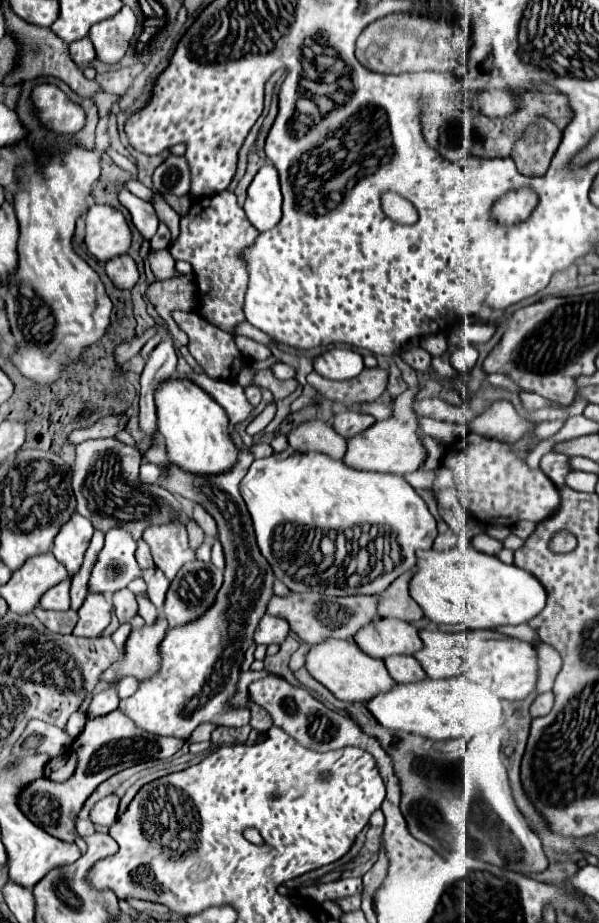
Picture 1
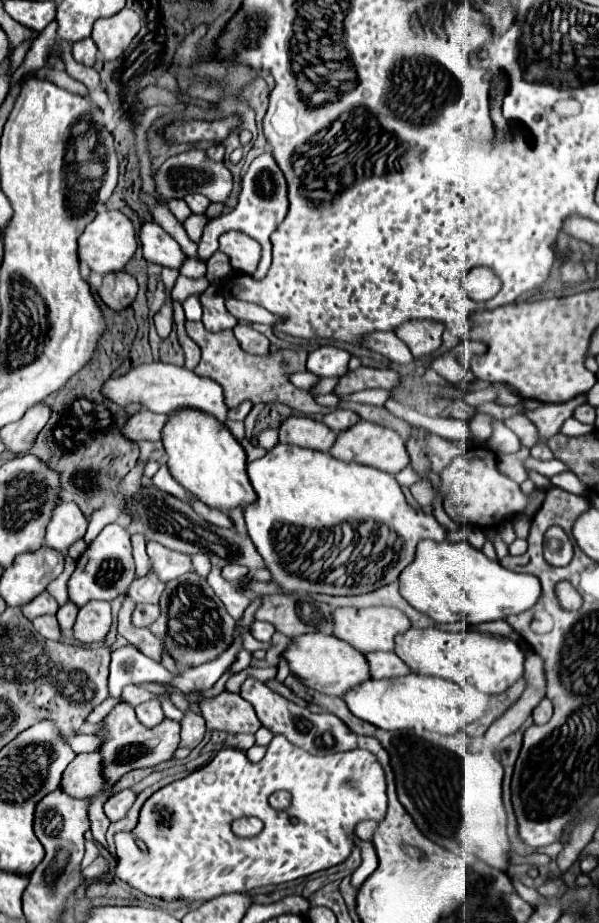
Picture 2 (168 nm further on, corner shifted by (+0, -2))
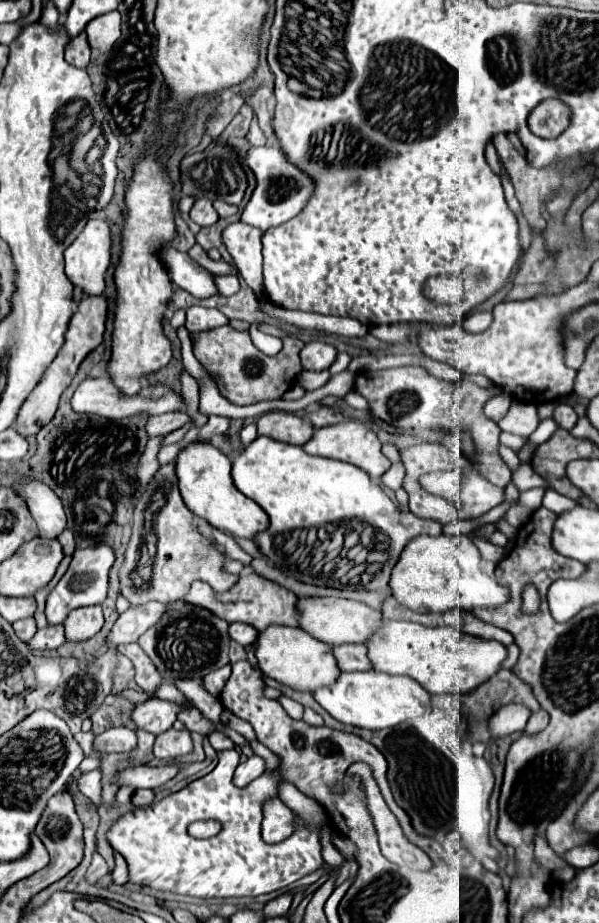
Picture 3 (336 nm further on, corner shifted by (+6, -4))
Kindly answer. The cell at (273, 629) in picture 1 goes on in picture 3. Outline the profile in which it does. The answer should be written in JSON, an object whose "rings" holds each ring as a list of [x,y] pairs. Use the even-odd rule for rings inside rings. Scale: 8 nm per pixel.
{"rings":[[[230,623],[228,625],[228,635],[230,635],[230,639],[234,639],[236,643],[246,647],[246,645],[252,645],[256,641],[258,631],[254,627],[246,625],[246,623]]]}

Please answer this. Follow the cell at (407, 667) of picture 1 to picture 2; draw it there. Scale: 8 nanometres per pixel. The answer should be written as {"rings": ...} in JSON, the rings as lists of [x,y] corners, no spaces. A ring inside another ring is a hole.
{"rings":[[[372,653],[366,655],[366,659],[370,663],[372,679],[392,679],[410,673],[408,665],[402,663],[396,653]]]}

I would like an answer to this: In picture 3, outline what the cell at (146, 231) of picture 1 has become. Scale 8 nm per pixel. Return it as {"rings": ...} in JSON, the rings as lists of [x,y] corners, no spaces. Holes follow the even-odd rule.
{"rings":[[[166,247],[162,249],[162,261],[166,261],[172,281],[184,291],[188,291],[192,297],[206,301],[218,295],[218,287],[214,281],[216,275],[198,265],[188,253],[180,253],[174,247]]]}

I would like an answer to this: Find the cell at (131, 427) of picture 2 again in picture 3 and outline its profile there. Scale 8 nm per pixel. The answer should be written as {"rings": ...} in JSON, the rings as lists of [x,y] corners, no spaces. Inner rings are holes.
{"rings":[[[172,411],[172,413],[164,413],[164,415],[154,415],[148,419],[146,431],[150,437],[156,435],[168,435],[180,427],[184,427],[188,421],[192,421],[184,411]]]}

